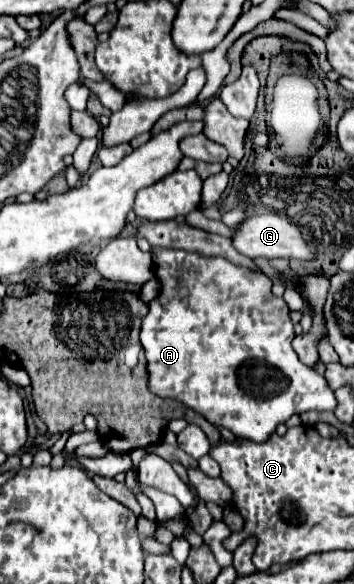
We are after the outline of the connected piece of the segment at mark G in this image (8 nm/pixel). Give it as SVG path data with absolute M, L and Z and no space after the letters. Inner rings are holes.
M263 214L261 216L251 216L247 220L243 220L237 230L233 232L233 248L237 252L241 252L243 256L249 258L297 258L297 260L313 260L315 258L315 250L309 248L303 238L301 232L295 224L291 224L289 220L283 220L281 214Z

